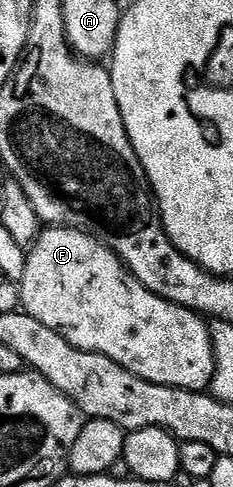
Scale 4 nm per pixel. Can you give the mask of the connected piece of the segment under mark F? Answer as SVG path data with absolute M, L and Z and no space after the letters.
M45 227L40 230L36 241L28 246L25 258L27 259L27 271L23 271L23 279L19 282L19 305L24 312L39 319L39 323L43 323L43 327L51 327L51 331L63 335L63 339L67 339L67 343L71 343L76 349L98 353L119 363L139 379L147 379L147 383L159 383L176 389L189 389L193 393L208 390L215 371L215 351L206 318L200 313L193 313L187 307L179 307L175 303L147 291L147 287L143 287L143 283L139 283L139 279L135 279L131 270L113 254L113 250L108 249L99 239L78 229Z

